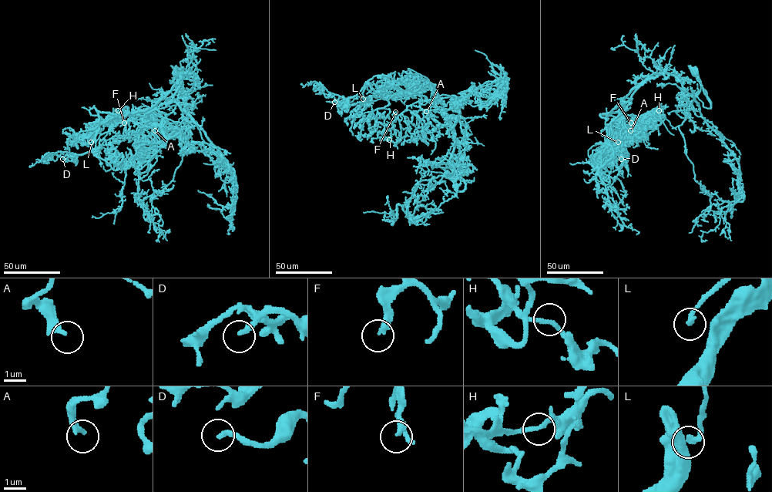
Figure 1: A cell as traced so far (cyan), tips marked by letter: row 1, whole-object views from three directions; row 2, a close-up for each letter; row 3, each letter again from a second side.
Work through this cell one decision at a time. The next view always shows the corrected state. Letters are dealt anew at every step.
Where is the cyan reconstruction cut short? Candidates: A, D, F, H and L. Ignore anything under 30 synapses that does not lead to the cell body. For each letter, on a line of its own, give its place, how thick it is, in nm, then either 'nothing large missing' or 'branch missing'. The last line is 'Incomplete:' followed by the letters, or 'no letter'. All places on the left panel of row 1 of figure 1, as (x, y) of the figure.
A: (155, 130) | 240 nm | nothing large missing
D: (62, 159) | 240 nm | branch missing
F: (124, 122) | 300 nm | nothing large missing
H: (118, 110) | 150 nm | nothing large missing
L: (91, 142) | 180 nm | branch missing
Incomplete: D, L

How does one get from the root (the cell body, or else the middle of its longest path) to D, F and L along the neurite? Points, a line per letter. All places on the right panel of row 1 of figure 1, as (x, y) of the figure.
D: (694, 72), (709, 108), (662, 73), (600, 115), (620, 109), (616, 144), (601, 156), (612, 152), (621, 159)
F: (694, 72), (709, 108), (676, 76), (651, 75), (621, 103), (620, 114), (641, 116), (631, 122)
L: (694, 72), (709, 108), (689, 94), (676, 76), (651, 75), (605, 117), (600, 115), (625, 109), (618, 142)

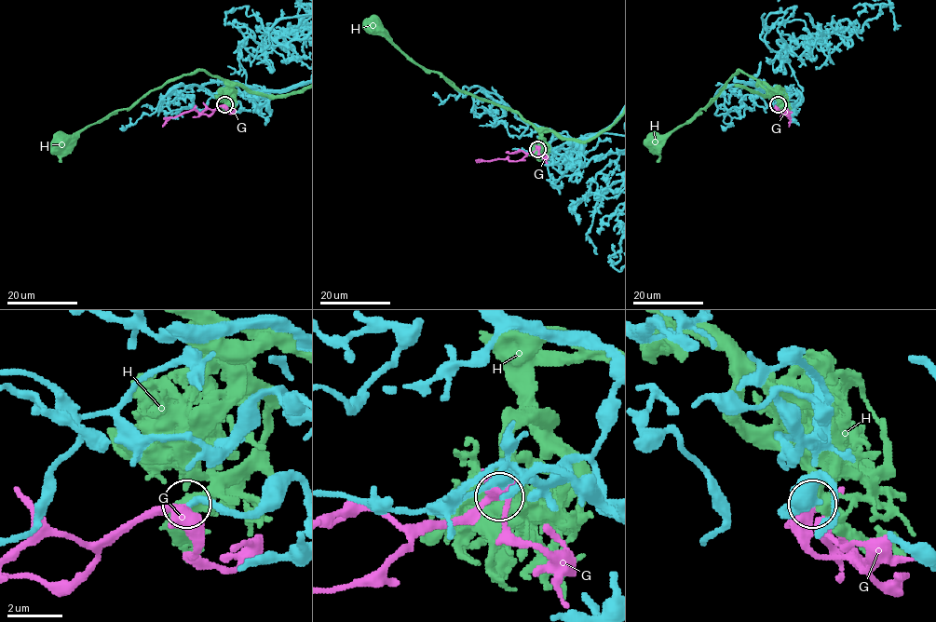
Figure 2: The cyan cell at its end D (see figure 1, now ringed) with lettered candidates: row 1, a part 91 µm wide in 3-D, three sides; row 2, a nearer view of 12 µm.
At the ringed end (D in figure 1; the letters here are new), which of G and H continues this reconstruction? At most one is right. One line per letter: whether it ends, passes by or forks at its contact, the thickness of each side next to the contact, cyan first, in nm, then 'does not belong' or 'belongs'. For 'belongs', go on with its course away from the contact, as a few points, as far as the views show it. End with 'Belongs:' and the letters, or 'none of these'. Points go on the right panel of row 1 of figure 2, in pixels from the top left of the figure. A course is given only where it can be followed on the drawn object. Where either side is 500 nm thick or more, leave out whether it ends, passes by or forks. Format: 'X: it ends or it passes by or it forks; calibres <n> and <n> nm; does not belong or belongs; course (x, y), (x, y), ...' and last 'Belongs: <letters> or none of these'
G: it forks; calibres 260 and 380 nm; belongs; course (778, 104), (787, 115), (788, 110), (789, 127)
H: it forks; calibres 280 and 420 nm; does not belong
Belongs: G

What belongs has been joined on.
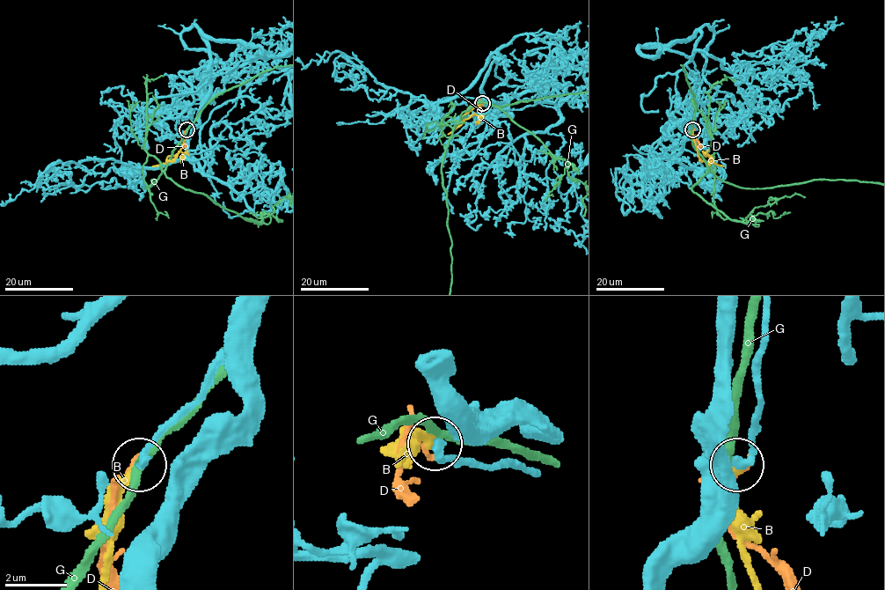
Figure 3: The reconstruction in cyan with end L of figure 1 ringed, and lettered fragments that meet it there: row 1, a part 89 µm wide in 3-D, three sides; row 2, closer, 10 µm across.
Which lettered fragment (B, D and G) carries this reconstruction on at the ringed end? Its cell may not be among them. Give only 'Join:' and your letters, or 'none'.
Join: B

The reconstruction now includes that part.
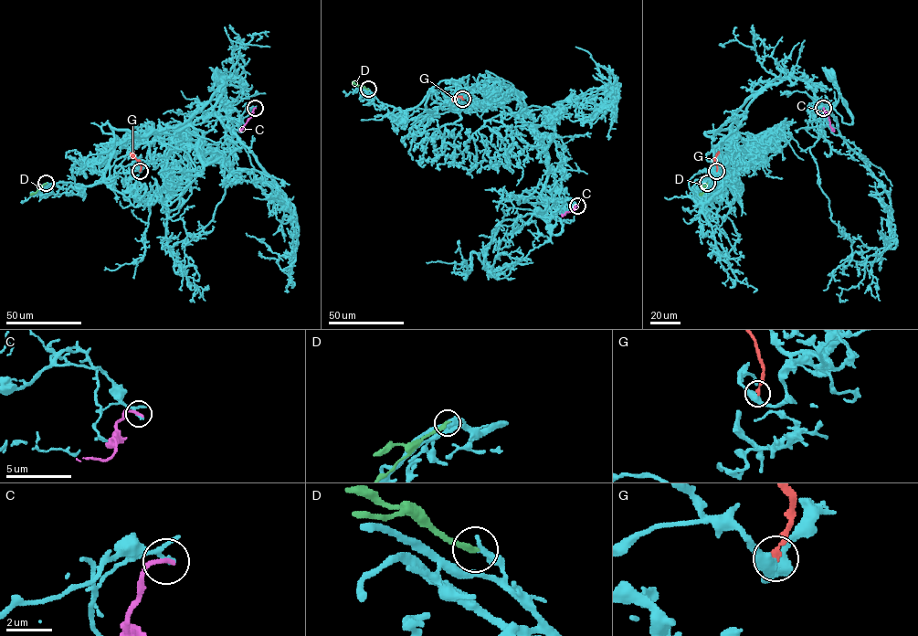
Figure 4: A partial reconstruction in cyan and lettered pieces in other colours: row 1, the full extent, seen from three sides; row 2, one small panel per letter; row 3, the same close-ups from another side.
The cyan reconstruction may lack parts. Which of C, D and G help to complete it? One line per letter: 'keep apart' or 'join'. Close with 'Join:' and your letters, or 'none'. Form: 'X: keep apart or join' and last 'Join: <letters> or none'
C: keep apart
D: join
G: keep apart
Join: D

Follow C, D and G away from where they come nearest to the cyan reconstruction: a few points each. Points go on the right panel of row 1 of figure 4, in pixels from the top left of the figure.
C: (823, 108), (833, 128)
D: (707, 183), (704, 191), (699, 195)
G: (717, 171), (713, 158), (719, 152)

